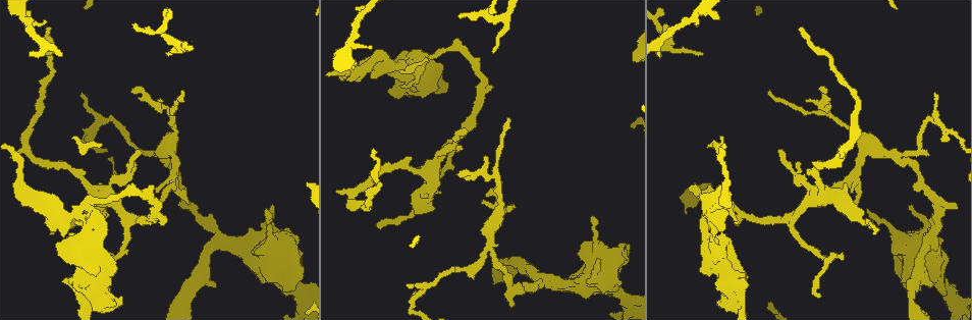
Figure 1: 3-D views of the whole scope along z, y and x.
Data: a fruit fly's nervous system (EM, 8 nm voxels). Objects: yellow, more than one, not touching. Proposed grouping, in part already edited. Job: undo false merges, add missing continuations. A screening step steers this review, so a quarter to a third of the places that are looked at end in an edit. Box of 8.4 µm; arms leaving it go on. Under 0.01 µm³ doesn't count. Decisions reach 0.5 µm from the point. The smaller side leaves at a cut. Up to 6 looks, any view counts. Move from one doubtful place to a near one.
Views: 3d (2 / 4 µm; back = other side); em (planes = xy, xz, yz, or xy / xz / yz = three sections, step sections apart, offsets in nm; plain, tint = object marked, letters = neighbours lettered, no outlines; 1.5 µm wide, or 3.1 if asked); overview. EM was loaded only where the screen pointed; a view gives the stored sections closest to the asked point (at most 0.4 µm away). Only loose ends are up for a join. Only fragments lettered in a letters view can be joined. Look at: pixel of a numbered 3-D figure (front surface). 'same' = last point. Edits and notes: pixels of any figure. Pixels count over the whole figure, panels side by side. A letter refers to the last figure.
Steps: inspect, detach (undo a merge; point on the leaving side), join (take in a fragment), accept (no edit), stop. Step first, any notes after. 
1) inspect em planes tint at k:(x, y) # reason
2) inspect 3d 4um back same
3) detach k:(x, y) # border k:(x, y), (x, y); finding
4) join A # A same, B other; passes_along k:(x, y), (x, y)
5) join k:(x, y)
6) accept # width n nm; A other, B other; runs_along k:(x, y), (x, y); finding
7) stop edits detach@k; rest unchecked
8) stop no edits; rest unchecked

inspect 3d 4um at 1:(418, 69) # sharp bend

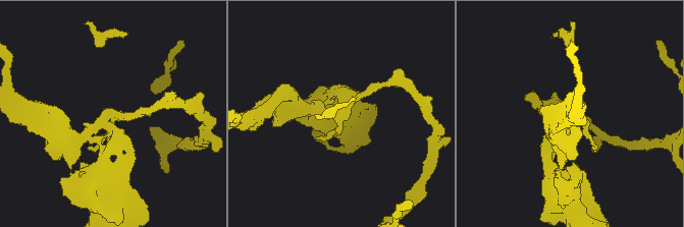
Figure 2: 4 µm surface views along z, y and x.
inspect em xy step 8 tint at 2:(105, 126) # shape alone is not enough

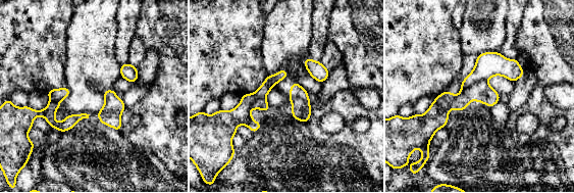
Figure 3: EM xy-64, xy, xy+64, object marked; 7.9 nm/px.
inspect em planes letters same # cut it another way

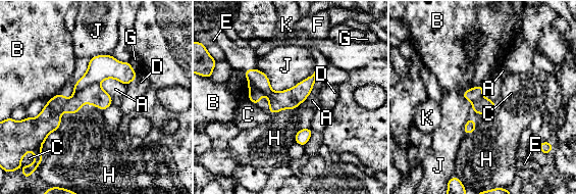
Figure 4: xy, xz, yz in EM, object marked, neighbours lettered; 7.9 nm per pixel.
detach 4:(100, 67) # width 160 nm; A other, B other, C other, D other, E other, F other, G other, H other, J other, K other; border 4:(99, 83), (87, 85), (73, 94); two neurons meet here

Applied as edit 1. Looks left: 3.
inspect 3d 4um at 1:(164, 160) # abrupt turn

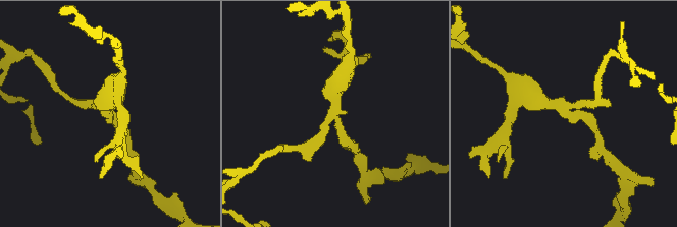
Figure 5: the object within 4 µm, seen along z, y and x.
inspect em planes tint at 5:(108, 113) # arms 3; need the tissue

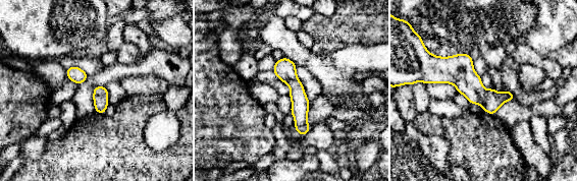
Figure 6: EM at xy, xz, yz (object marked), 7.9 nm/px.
inspect em planes letters same

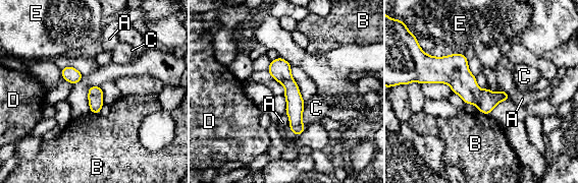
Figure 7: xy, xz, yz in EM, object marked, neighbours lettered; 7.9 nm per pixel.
accept # width 120 nm; longest_contact C 200 nm; A other, B other, C other, D other, E other; continuous, no second neuron

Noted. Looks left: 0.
stop edits detach@4; rest unchecked

